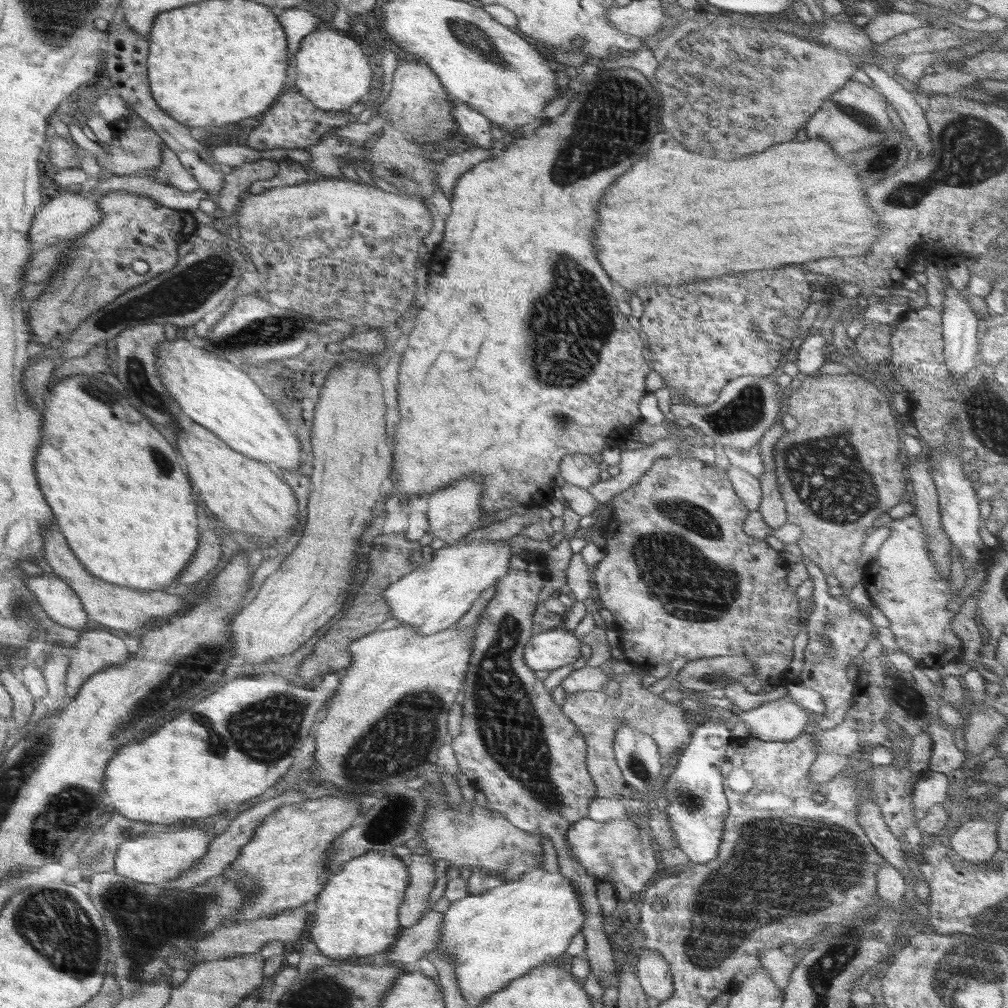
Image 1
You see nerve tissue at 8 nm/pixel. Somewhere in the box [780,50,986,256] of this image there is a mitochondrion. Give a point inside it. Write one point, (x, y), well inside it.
(850, 114)

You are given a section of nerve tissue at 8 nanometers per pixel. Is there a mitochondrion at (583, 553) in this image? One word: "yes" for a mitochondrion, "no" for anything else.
no

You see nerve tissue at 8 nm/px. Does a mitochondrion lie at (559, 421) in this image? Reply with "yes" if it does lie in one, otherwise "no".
yes

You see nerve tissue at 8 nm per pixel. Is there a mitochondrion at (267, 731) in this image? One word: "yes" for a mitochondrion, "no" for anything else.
yes

